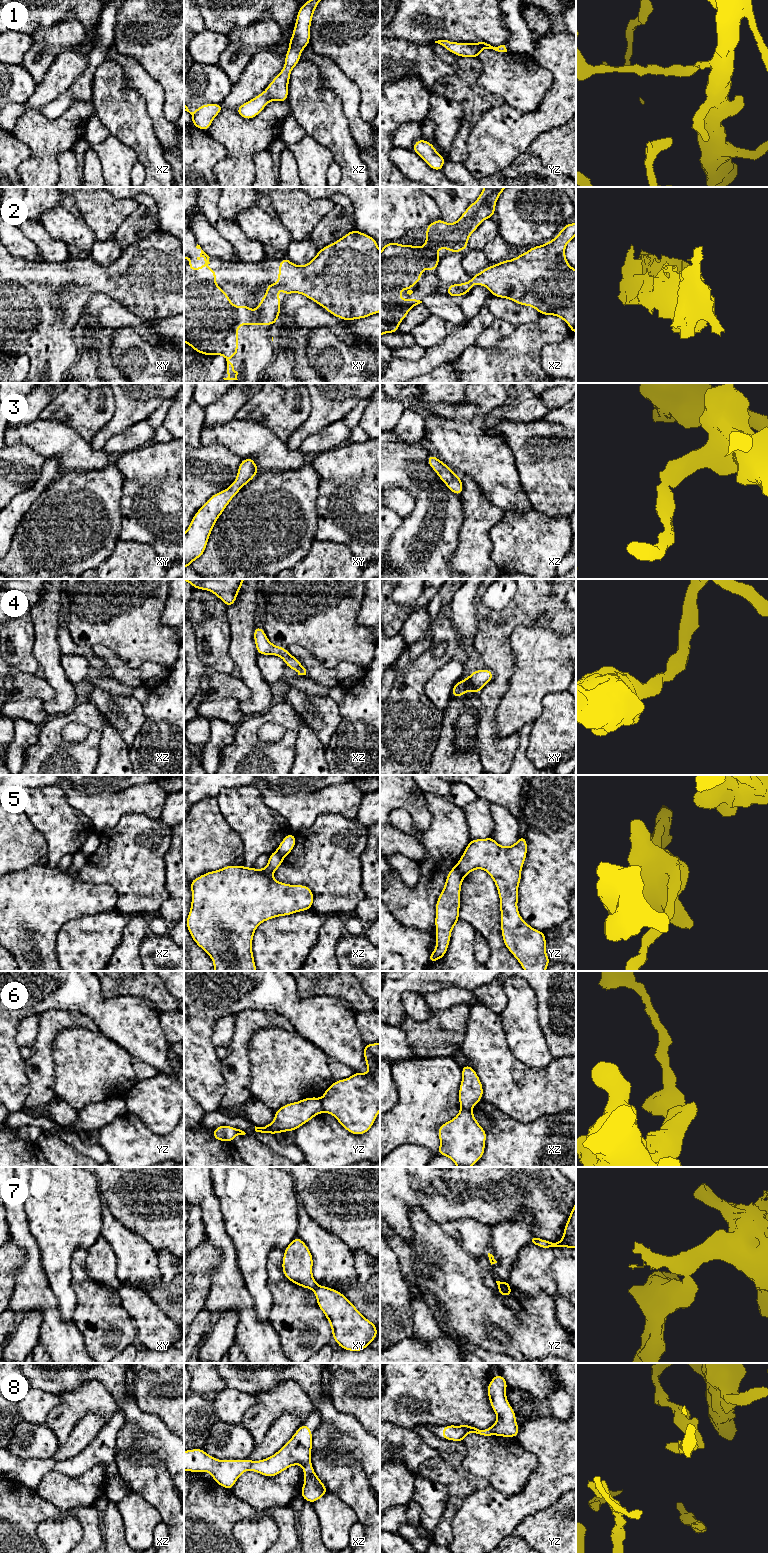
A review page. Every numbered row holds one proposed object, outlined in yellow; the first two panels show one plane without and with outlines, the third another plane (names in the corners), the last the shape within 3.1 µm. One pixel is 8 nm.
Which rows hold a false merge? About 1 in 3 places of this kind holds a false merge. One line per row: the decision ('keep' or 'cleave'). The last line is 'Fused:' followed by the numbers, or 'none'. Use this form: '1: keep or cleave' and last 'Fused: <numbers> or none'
1: keep
2: keep
3: keep
4: keep
5: cleave
6: cleave
7: cleave
8: cleave
Fused: 5, 6, 7, 8

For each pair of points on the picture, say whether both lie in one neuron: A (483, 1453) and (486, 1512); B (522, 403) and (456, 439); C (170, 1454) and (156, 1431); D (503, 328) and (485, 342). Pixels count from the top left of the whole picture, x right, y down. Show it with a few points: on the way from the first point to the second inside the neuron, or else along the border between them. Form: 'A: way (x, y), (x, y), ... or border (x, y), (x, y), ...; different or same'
A: border (490, 1484), (499, 1491), (511, 1495); different
B: border (504, 403), (498, 408); different
C: way (168, 1448), (157, 1437); same
D: way (499, 331), (496, 331), (489, 338); same

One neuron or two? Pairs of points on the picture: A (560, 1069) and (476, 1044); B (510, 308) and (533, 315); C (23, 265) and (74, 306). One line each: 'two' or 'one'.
A: one
B: one
C: one

